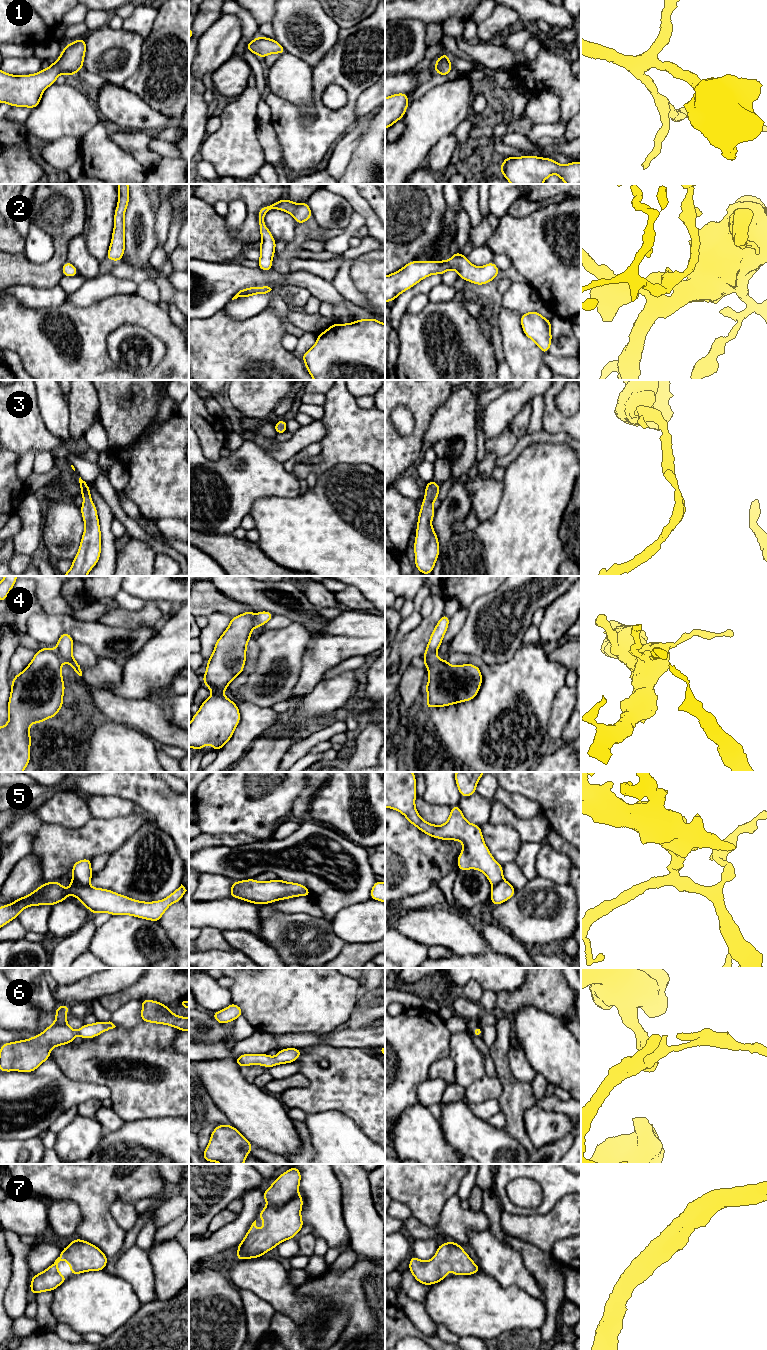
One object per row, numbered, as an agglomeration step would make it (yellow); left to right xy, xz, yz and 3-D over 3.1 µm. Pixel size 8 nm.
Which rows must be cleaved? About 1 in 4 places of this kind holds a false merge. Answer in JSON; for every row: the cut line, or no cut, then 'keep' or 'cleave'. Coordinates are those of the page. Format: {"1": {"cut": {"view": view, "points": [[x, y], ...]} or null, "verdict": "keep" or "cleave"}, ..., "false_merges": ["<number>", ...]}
{"1": {"cut": null, "verdict": "keep"}, "2": {"cut": null, "verdict": "keep"}, "3": {"cut": null, "verdict": "keep"}, "4": {"cut": {"view": "yz", "points": [[435, 654], [424, 658]]}, "verdict": "cleave"}, "5": {"cut": {"view": "xy", "points": [[73, 877], [76, 881], [87, 885]]}, "verdict": "cleave"}, "6": {"cut": null, "verdict": "keep"}, "7": {"cut": null, "verdict": "keep"}, "false_merges": ["4", "5"]}

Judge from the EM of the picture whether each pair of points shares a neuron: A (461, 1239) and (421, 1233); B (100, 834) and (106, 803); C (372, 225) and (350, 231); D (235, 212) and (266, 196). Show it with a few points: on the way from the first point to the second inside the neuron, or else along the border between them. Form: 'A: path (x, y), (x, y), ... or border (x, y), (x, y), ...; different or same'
A: path (451, 1231), (431, 1232); same
B: border (126, 815), (110, 818), (93, 818); different
C: border (354, 211), (364, 218), (365, 224); different
D: border (241, 199), (246, 206), (246, 218), (237, 228); different

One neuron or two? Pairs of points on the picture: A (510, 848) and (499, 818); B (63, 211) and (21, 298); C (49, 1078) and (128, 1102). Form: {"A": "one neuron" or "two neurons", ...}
{"A": "two neurons", "B": "two neurons", "C": "two neurons"}

